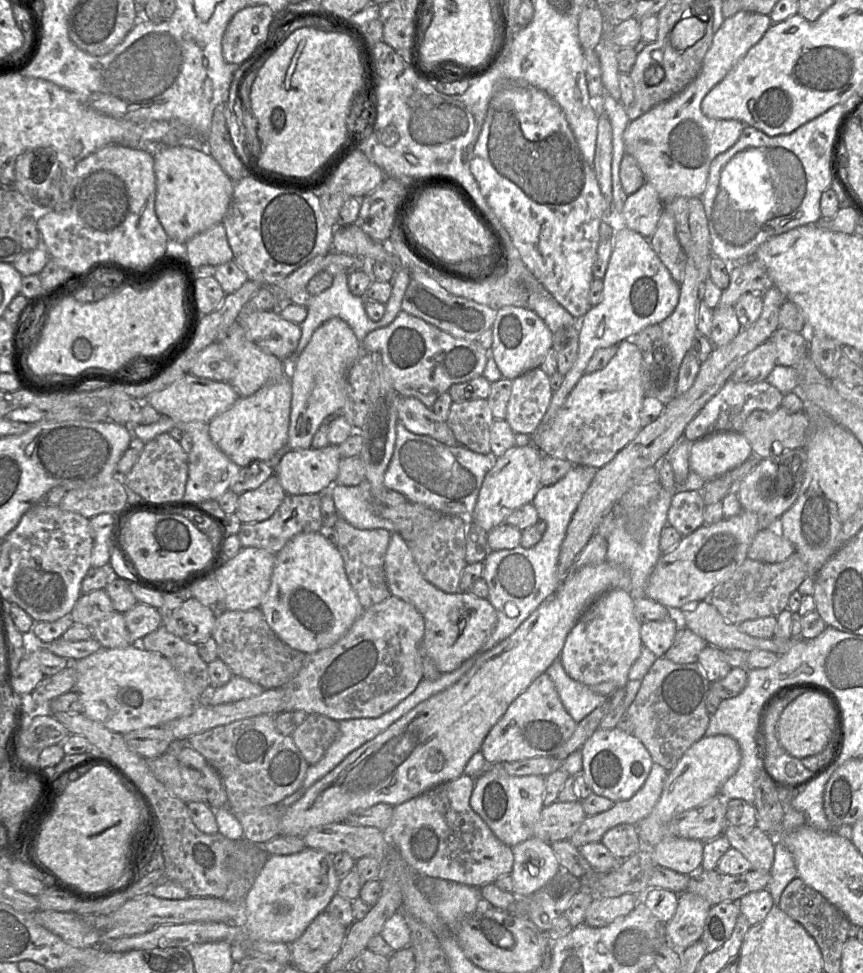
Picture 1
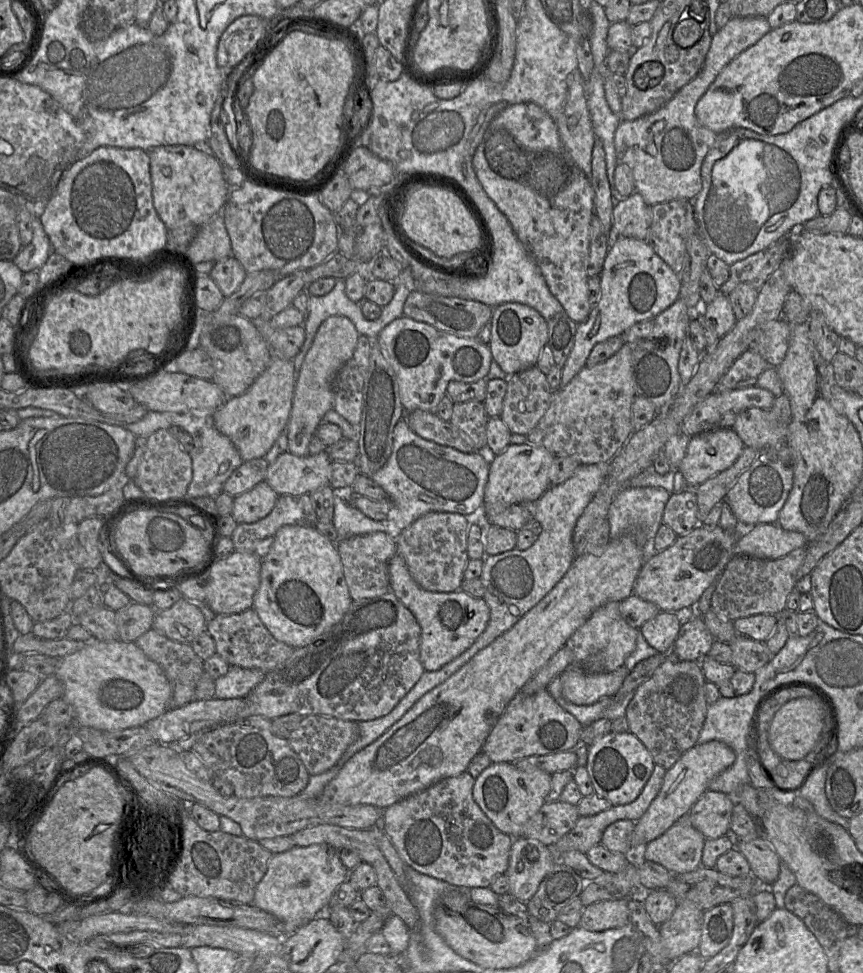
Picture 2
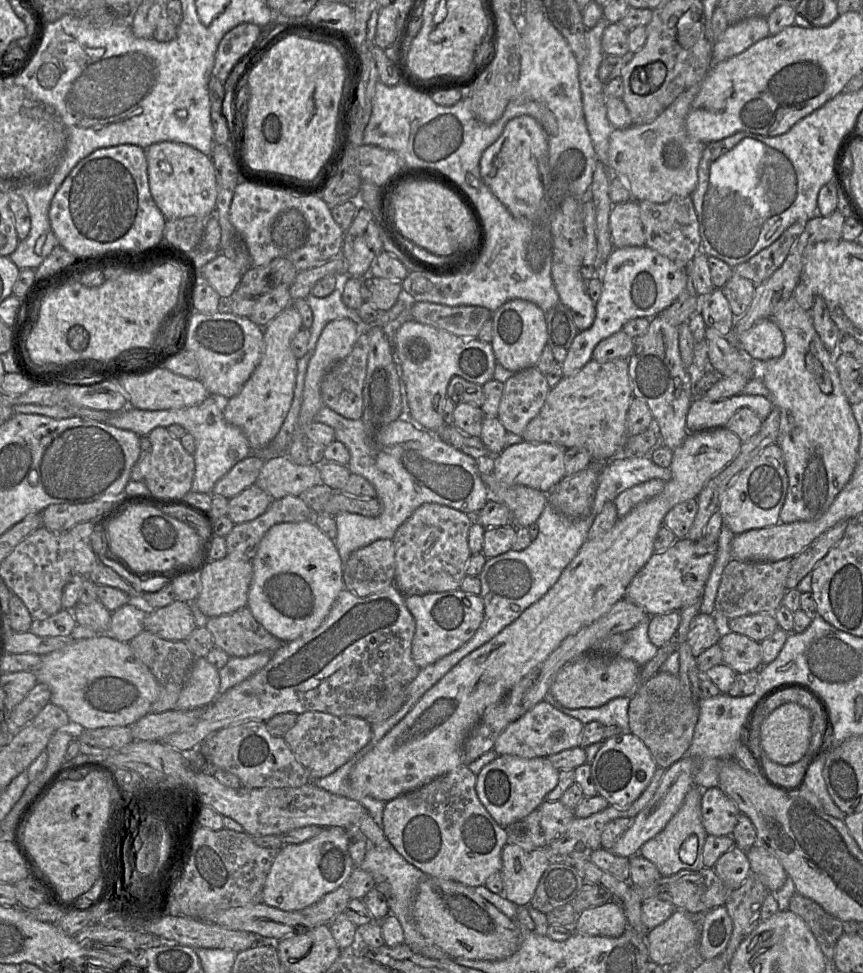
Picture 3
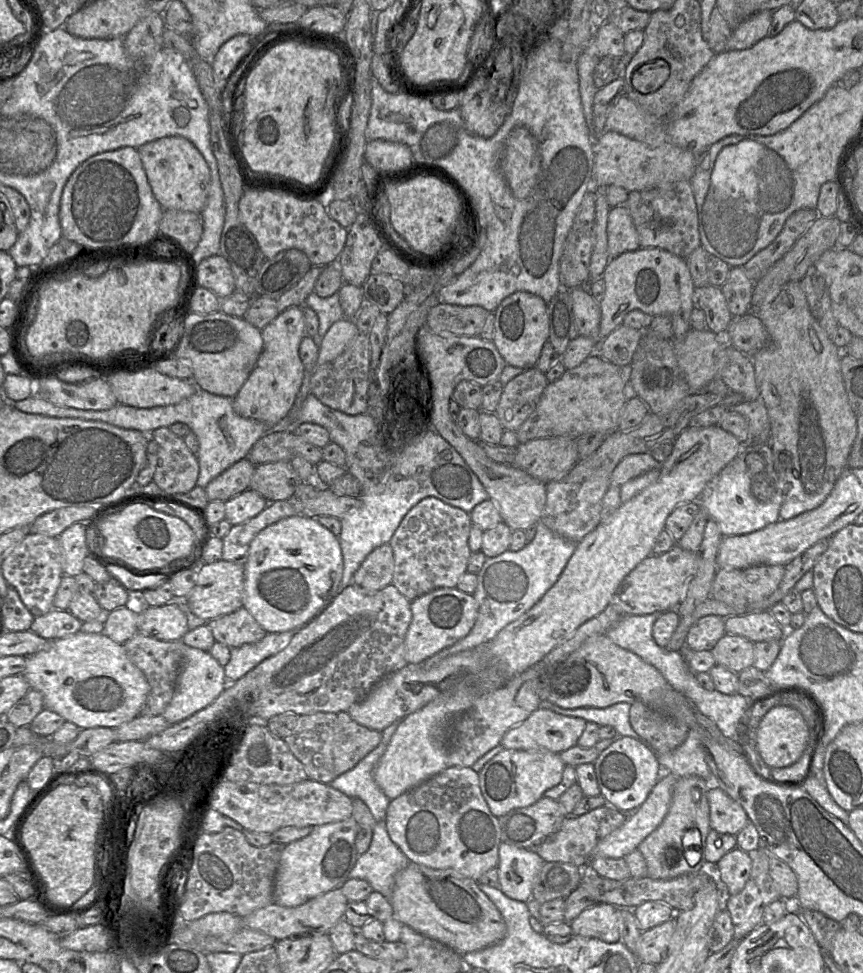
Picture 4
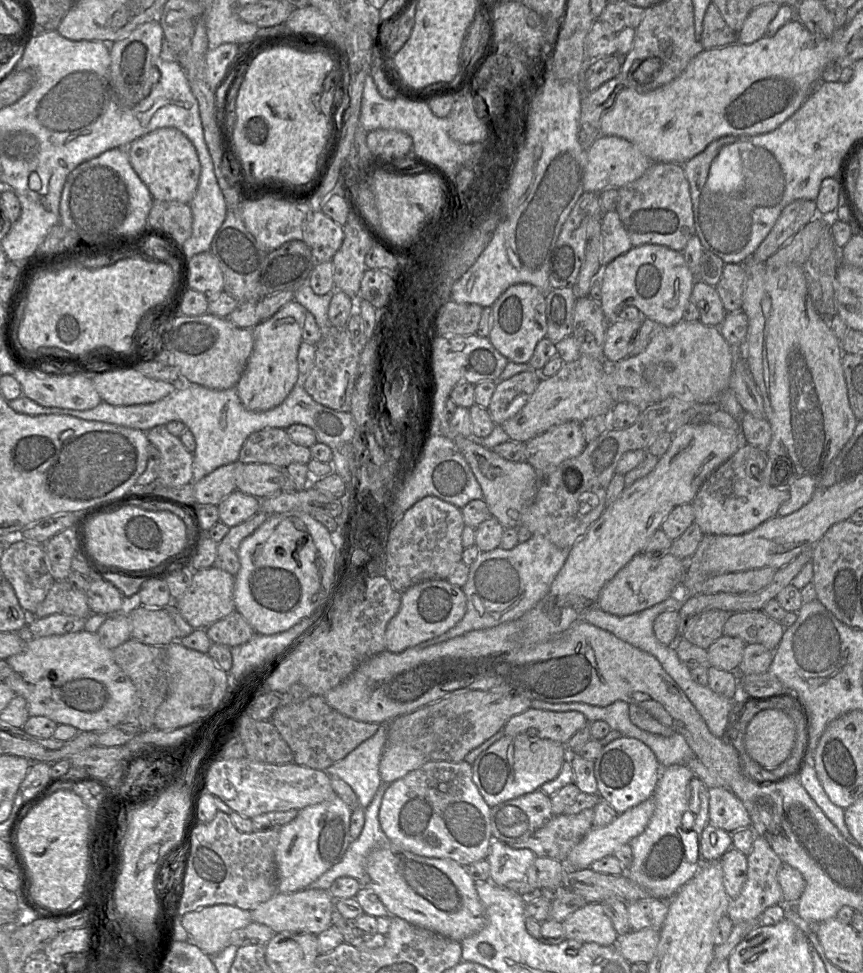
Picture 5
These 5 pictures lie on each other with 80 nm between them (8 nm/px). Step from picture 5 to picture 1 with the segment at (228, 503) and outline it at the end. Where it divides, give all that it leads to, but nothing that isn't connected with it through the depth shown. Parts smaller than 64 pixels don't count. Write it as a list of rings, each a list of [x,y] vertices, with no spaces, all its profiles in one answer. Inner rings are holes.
[[[273,474],[254,490],[239,495],[236,515],[242,523],[269,519],[286,496],[278,477]]]

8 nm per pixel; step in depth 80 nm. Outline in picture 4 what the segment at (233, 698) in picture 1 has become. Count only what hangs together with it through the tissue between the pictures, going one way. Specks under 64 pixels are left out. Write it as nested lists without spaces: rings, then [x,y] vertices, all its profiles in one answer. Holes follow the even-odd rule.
[[[298,630],[267,633],[260,641],[231,648],[230,661],[224,666],[226,686],[235,683],[265,659],[282,651]]]

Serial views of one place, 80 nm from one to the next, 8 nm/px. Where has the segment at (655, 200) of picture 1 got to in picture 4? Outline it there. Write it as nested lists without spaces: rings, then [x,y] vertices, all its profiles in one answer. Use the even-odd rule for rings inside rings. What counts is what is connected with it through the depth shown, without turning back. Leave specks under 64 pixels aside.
[[[625,205],[613,207],[609,211],[607,243],[609,259],[640,247],[638,233]]]

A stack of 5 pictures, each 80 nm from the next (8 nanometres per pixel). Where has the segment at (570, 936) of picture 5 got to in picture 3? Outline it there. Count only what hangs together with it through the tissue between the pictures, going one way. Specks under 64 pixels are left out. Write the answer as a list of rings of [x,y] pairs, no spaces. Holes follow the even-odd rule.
[[[610,901],[581,912],[573,925],[573,930],[588,936],[617,938],[623,935],[627,924],[623,908],[618,903]]]

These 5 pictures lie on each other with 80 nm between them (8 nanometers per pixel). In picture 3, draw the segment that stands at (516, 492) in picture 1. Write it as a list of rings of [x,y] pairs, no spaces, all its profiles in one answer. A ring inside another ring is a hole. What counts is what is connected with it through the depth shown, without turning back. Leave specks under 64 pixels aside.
[[[522,443],[506,447],[494,459],[493,474],[507,485],[523,485],[548,493],[565,477],[565,453],[562,446],[549,443]]]

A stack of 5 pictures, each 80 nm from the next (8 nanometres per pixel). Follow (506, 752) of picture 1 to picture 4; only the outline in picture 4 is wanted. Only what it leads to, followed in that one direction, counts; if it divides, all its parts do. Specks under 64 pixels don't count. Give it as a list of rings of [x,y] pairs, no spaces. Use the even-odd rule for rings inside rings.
[[[538,708],[520,724],[510,728],[500,744],[507,750],[546,750],[560,754],[577,745],[586,721]]]

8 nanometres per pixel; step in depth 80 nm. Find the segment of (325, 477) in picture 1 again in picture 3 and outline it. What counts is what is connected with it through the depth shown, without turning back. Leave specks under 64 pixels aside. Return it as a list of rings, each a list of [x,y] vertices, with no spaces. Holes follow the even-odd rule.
[[[286,454],[266,460],[255,482],[255,485],[268,493],[273,500],[288,495],[299,496],[303,491],[318,484],[323,484],[319,465],[298,465]]]

